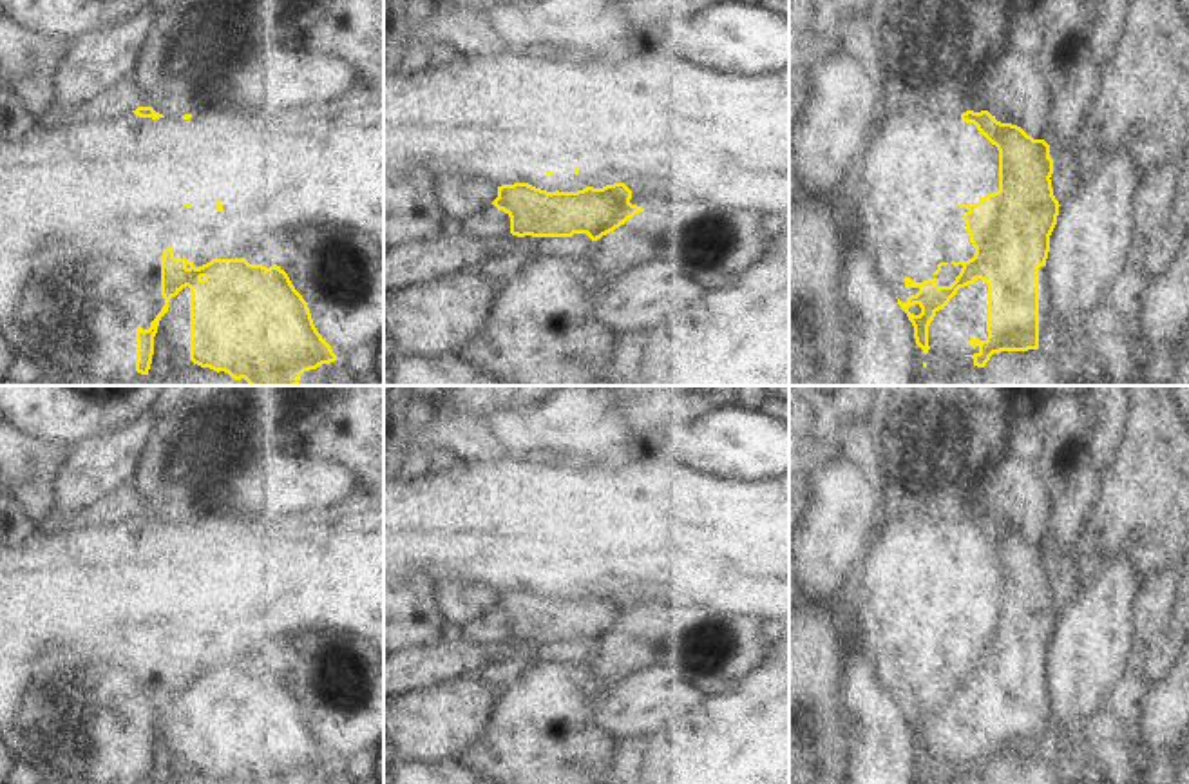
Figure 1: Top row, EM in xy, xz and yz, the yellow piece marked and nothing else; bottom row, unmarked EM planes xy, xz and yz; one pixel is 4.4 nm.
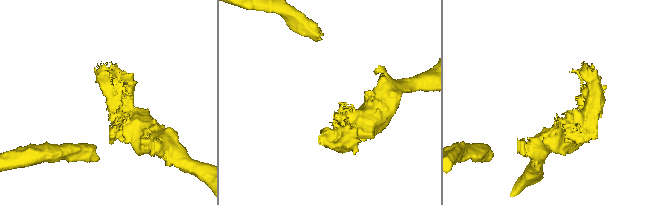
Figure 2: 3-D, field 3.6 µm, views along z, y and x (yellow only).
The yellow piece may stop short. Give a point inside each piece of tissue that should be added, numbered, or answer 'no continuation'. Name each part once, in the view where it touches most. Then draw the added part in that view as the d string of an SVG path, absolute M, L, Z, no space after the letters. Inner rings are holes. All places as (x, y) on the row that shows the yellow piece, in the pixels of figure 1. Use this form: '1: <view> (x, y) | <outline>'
no continuation

